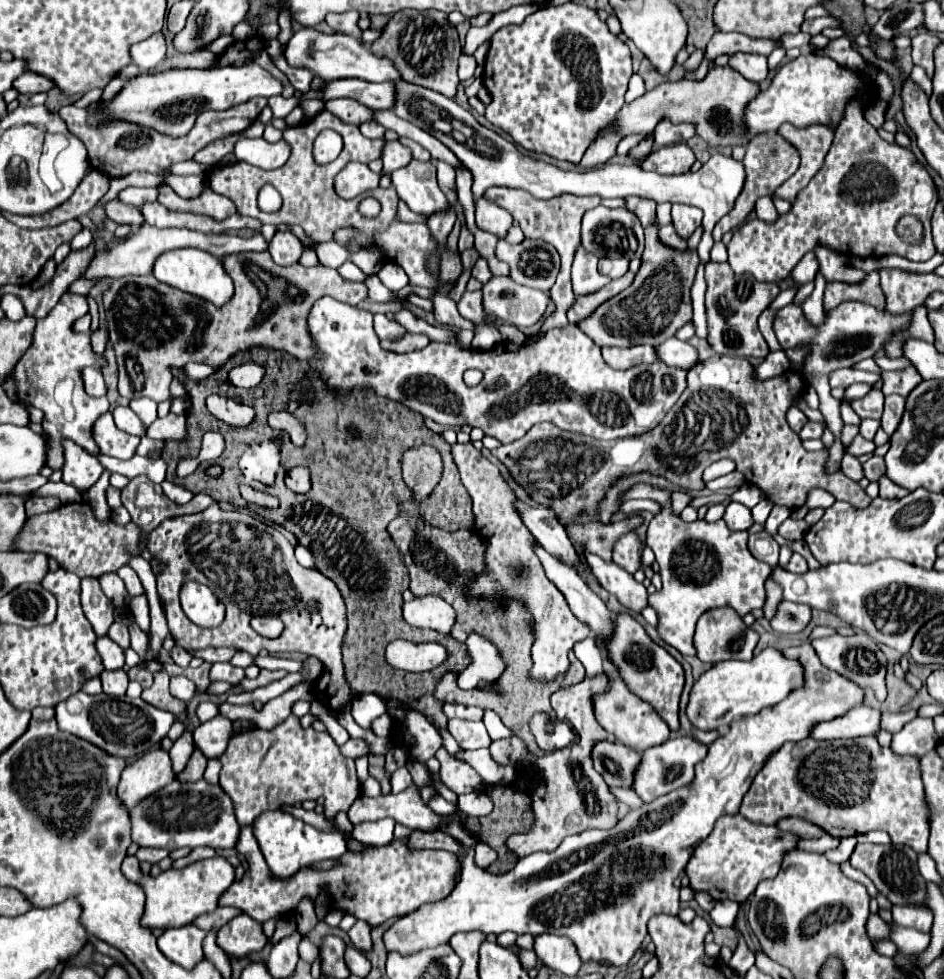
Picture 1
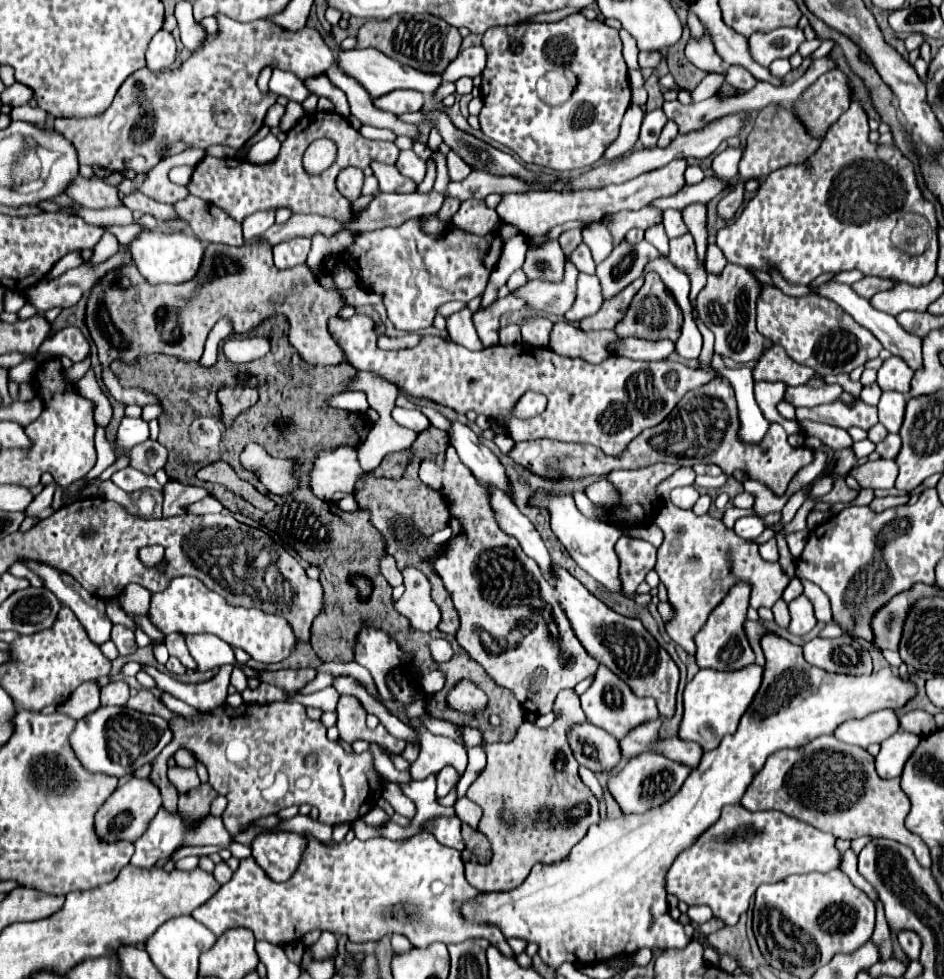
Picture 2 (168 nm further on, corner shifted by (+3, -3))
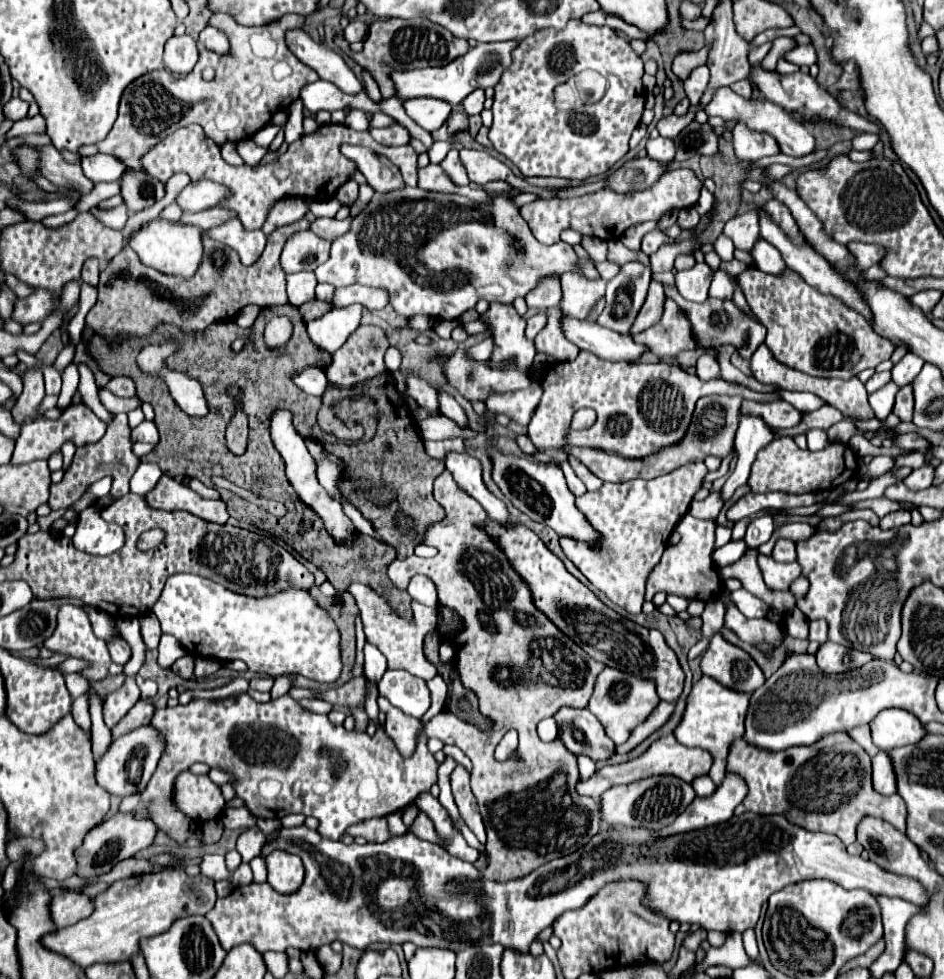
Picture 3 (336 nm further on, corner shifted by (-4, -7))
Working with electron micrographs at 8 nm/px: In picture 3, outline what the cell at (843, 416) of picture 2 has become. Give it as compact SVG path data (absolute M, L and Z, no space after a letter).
M743 401L741 405L741 413L751 413L751 415L759 415L763 419L769 421L769 425L777 427L777 429L787 429L787 427L795 427L803 421L805 413L797 411L793 405L785 403L785 401L777 401L777 403L755 403L755 401Z

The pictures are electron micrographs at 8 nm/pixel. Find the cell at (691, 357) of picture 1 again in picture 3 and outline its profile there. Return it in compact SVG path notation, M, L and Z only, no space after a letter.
M563 317L563 331L567 339L579 349L607 361L637 361L645 353L651 353L647 345L635 343L629 335L615 333L611 329L599 327L597 323Z

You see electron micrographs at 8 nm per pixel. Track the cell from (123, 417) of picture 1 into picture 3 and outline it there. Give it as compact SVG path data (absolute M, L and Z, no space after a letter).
M143 421L141 425L137 425L131 431L131 437L133 437L133 441L147 441L147 443L159 441L159 433L157 433L157 427L153 421Z

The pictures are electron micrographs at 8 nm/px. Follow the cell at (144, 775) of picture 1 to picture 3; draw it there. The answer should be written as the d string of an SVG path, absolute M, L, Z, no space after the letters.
M115 813L113 817L109 817L107 821L103 821L101 825L97 825L95 829L91 829L83 841L83 845L75 851L77 863L79 863L79 875L81 877L97 877L103 873L109 873L111 867L123 859L133 857L137 851L147 849L155 835L157 835L157 825L151 819L139 819L135 817L135 813Z

